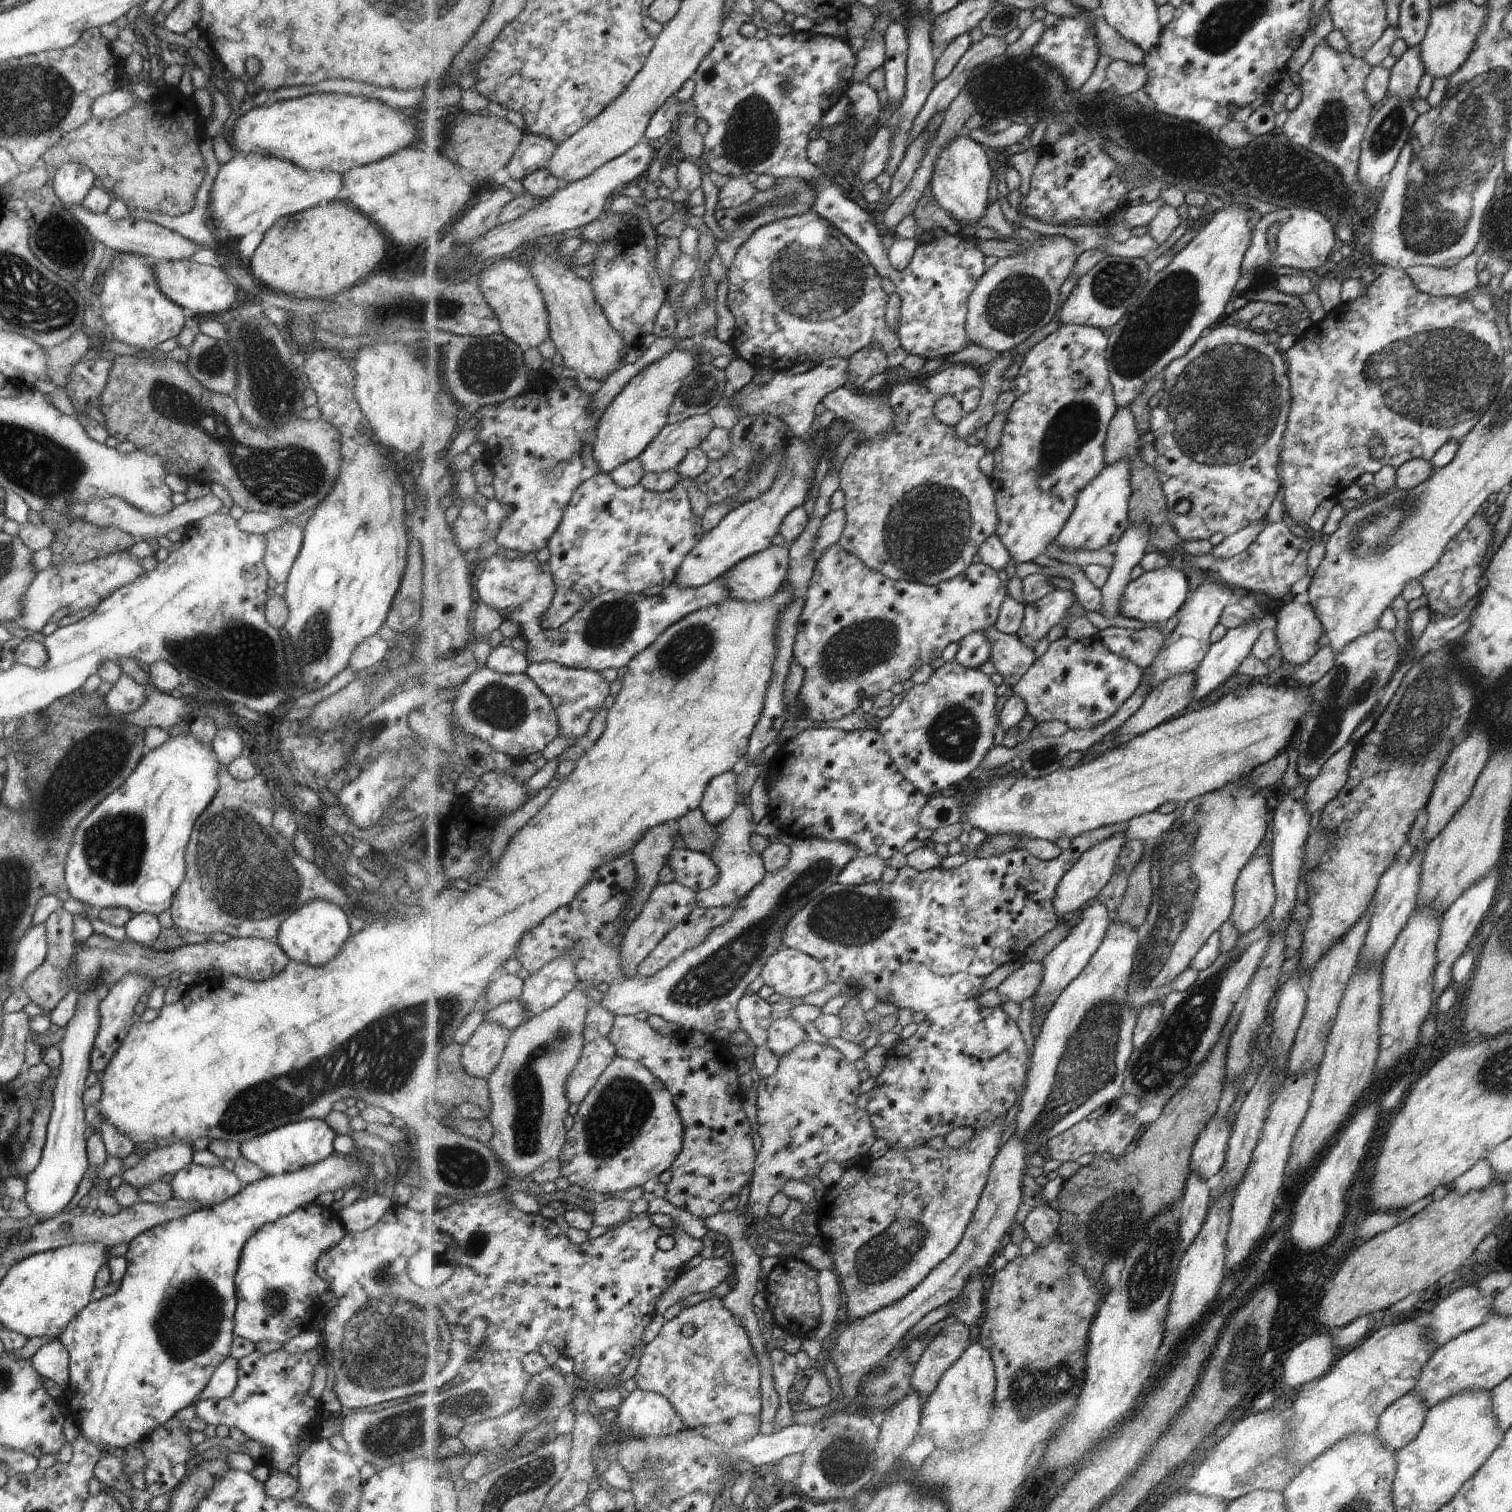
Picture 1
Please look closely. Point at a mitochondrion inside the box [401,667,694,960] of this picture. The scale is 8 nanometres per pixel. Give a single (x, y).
(499, 705)

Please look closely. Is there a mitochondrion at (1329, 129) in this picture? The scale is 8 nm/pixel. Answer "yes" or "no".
yes

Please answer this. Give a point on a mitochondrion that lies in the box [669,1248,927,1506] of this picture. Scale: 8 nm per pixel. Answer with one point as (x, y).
(843, 1460)

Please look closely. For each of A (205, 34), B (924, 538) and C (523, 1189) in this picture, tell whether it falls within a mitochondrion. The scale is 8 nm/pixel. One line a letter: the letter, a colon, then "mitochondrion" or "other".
A: other
B: mitochondrion
C: other

